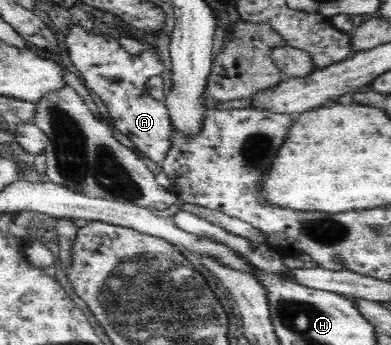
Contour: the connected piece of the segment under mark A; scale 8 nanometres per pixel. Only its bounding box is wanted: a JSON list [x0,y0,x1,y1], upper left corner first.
[65,22,172,163]

